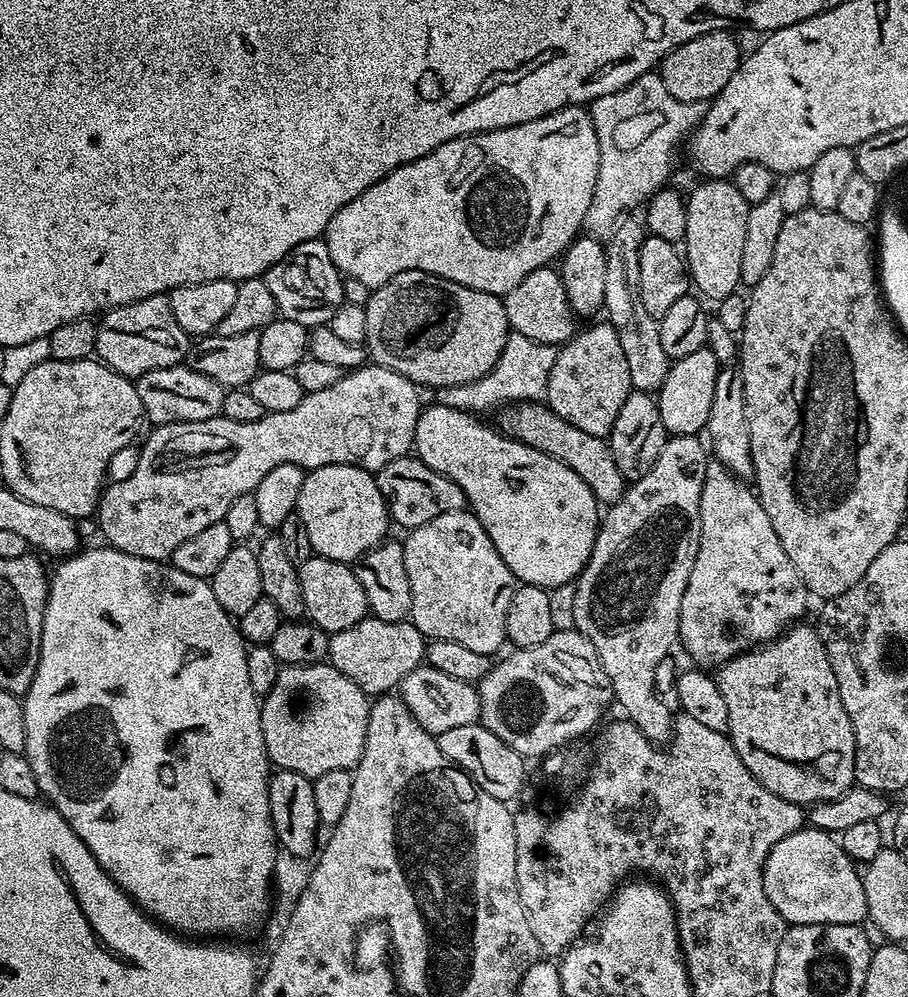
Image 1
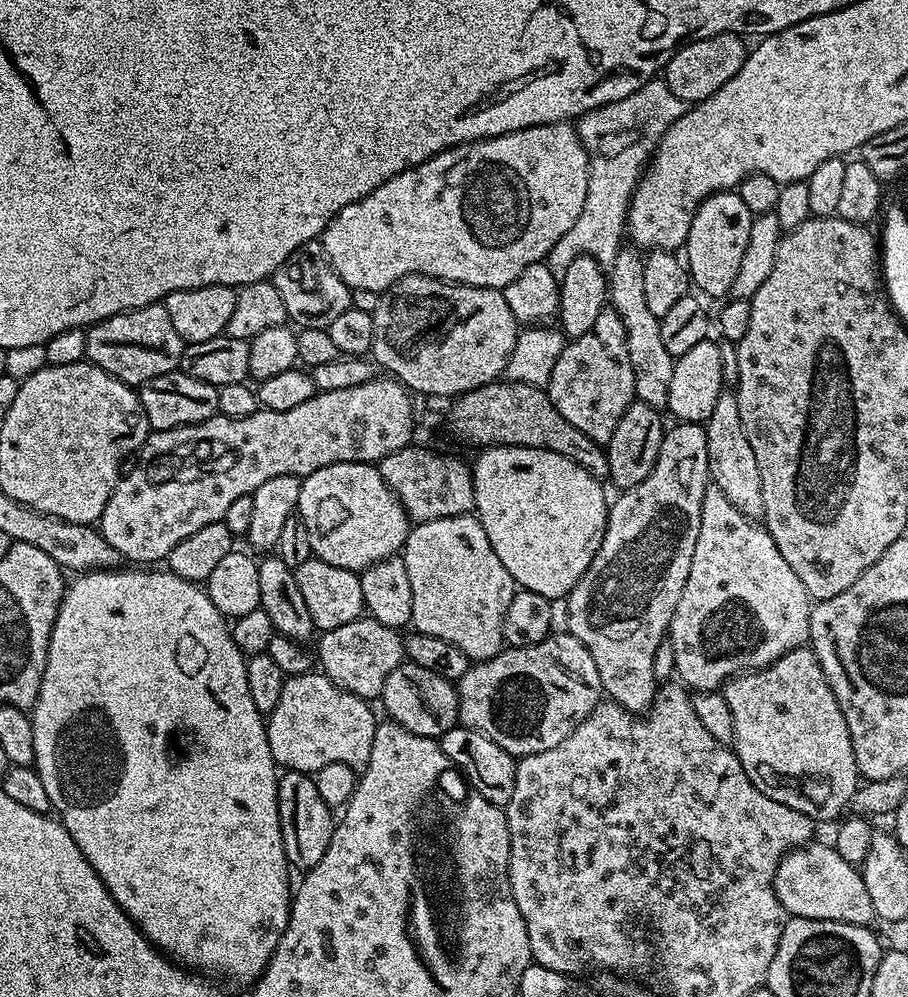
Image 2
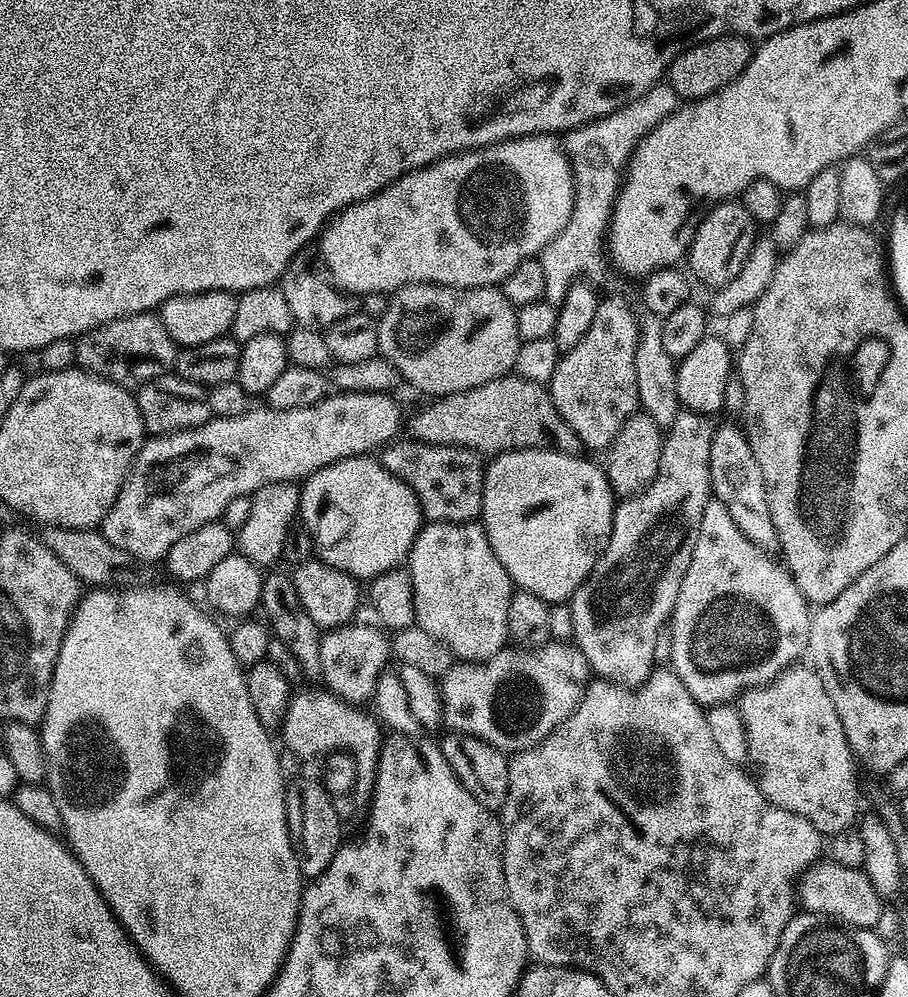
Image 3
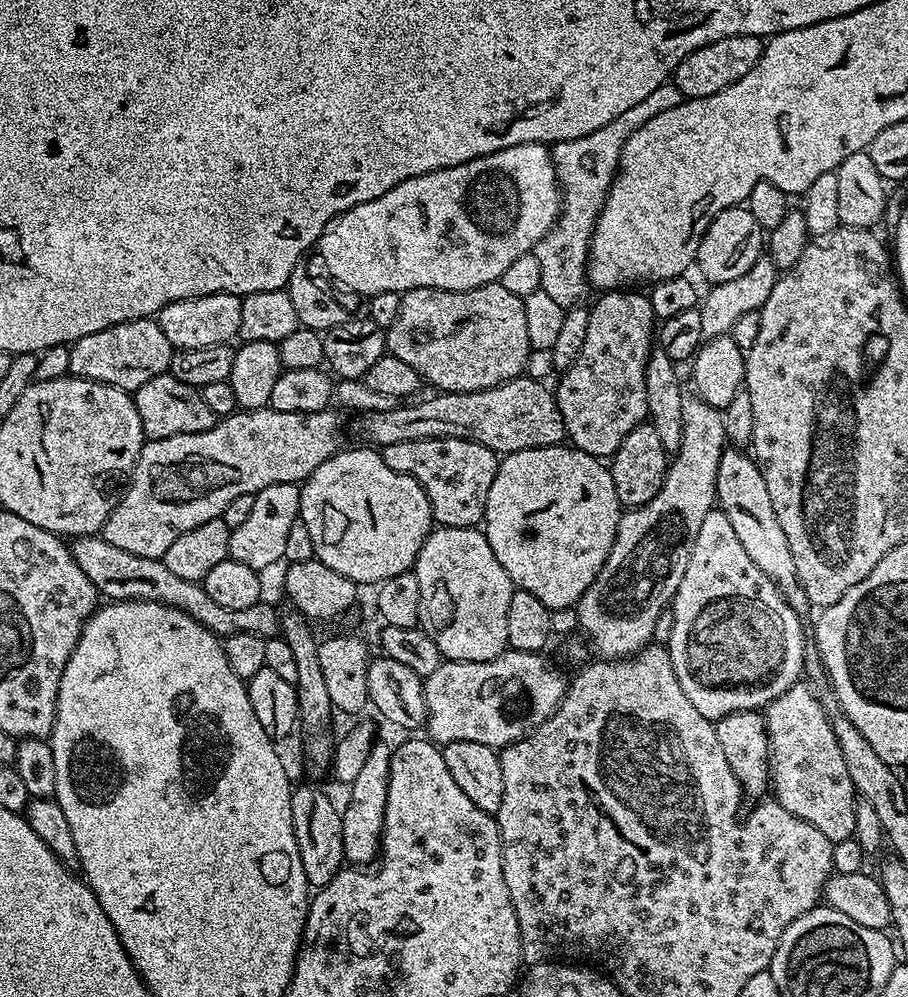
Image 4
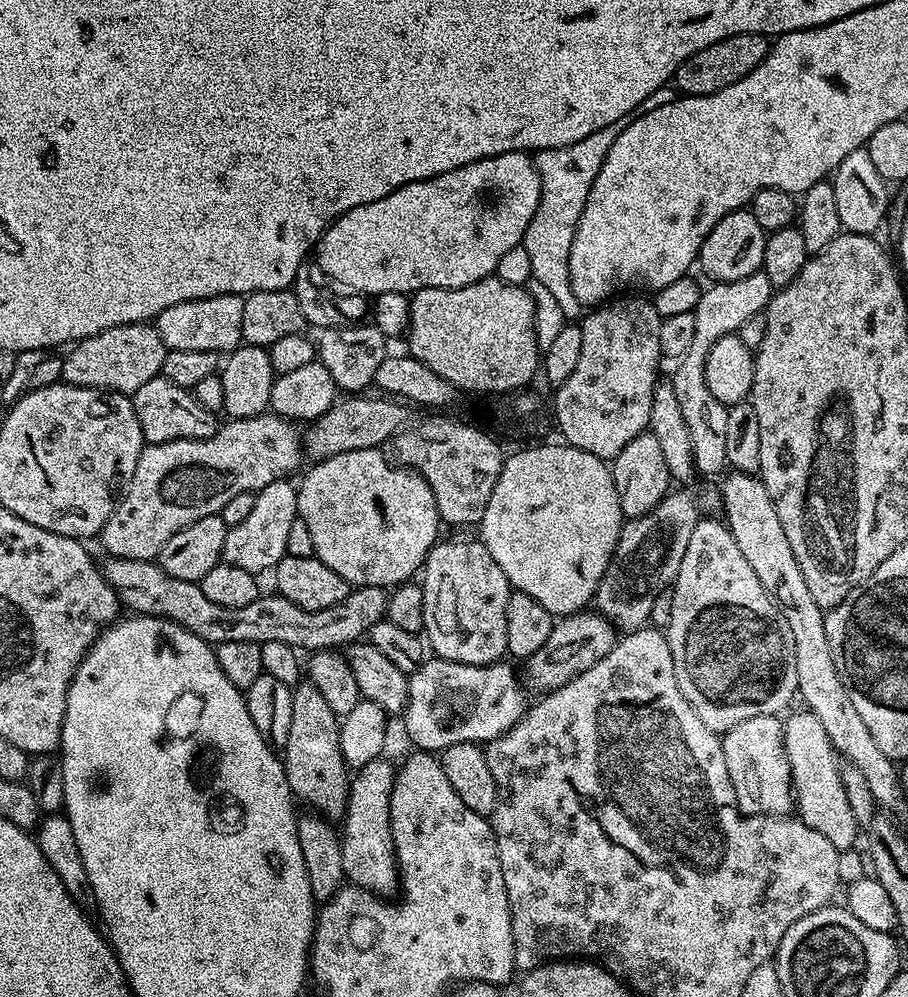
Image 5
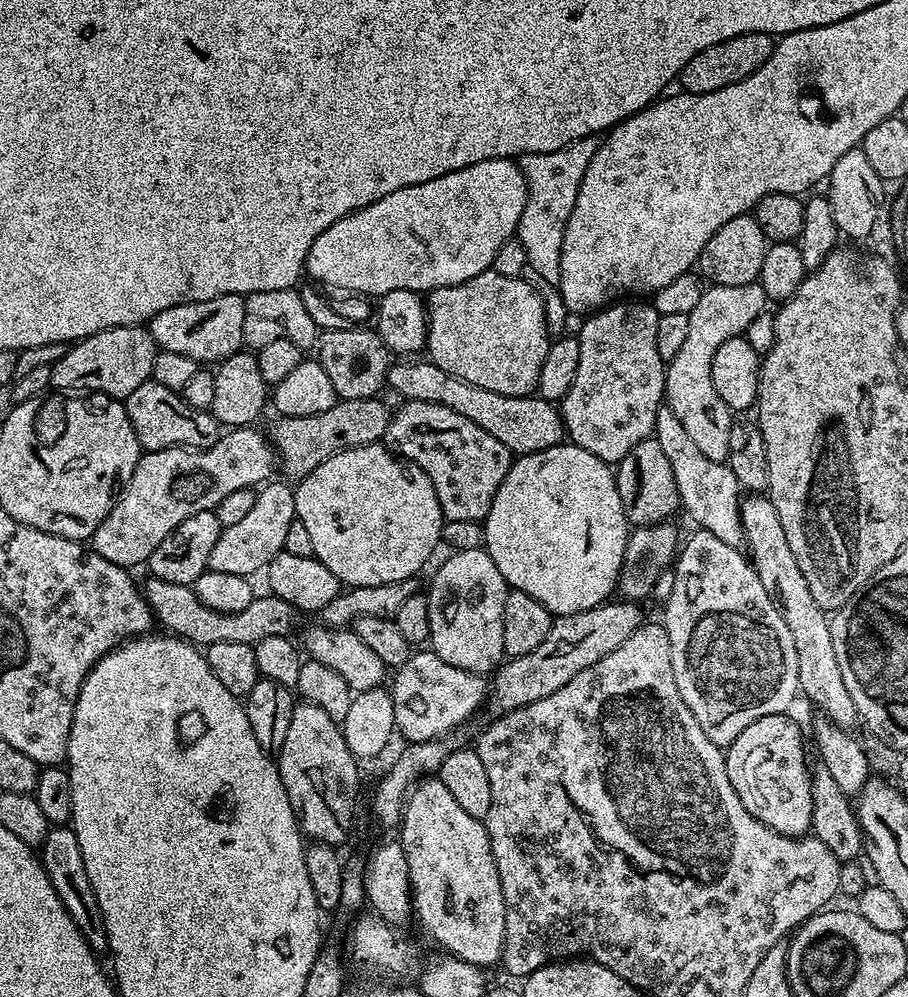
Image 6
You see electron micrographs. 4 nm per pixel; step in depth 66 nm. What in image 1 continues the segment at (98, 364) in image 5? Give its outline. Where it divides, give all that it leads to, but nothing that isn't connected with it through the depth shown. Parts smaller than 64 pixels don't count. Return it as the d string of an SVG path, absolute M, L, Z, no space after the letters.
M167 295L142 298L133 304L112 308L99 317L96 325L95 355L101 364L129 378L141 376L150 370L162 370L175 364L184 364L189 347L190 337L182 330L182 326L178 326L178 322L174 322L174 310L170 310Z

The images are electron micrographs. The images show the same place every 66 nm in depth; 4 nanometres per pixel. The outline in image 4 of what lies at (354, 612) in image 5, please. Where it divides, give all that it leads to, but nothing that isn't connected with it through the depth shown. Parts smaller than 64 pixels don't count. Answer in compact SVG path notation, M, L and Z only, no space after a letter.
M103 535L78 536L71 541L72 557L78 566L82 566L82 574L94 582L97 593L109 601L141 600L142 602L158 602L171 608L182 610L194 618L218 637L245 632L272 638L278 632L278 608L267 602L254 606L246 606L246 610L230 610L227 606L218 606L210 594L206 594L203 583L178 578L163 562L163 559L142 558L142 554L129 554L127 550L118 550L118 546L110 546Z

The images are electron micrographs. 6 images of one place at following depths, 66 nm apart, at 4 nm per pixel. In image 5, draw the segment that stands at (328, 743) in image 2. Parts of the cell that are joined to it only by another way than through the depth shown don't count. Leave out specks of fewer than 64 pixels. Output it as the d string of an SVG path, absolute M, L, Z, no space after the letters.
M387 758L374 762L366 762L366 766L355 769L348 789L348 808L342 817L342 831L340 832L340 845L342 846L342 870L345 877L355 887L365 888L381 898L391 897L400 888L400 865L396 863L396 847L394 834L390 822L390 798L396 781L397 765L391 764Z

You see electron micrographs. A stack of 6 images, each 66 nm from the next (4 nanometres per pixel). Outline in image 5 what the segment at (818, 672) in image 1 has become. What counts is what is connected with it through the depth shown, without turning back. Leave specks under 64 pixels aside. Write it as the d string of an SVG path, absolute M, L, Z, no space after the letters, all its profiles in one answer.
M799 711L789 720L783 721L784 749L792 767L792 795L798 819L810 826L810 830L818 830L818 834L823 834L835 848L856 848L858 825L854 810L850 810L850 801L846 799L842 764L838 759L836 747L830 742L826 730L822 730L822 722L818 722L812 712Z

